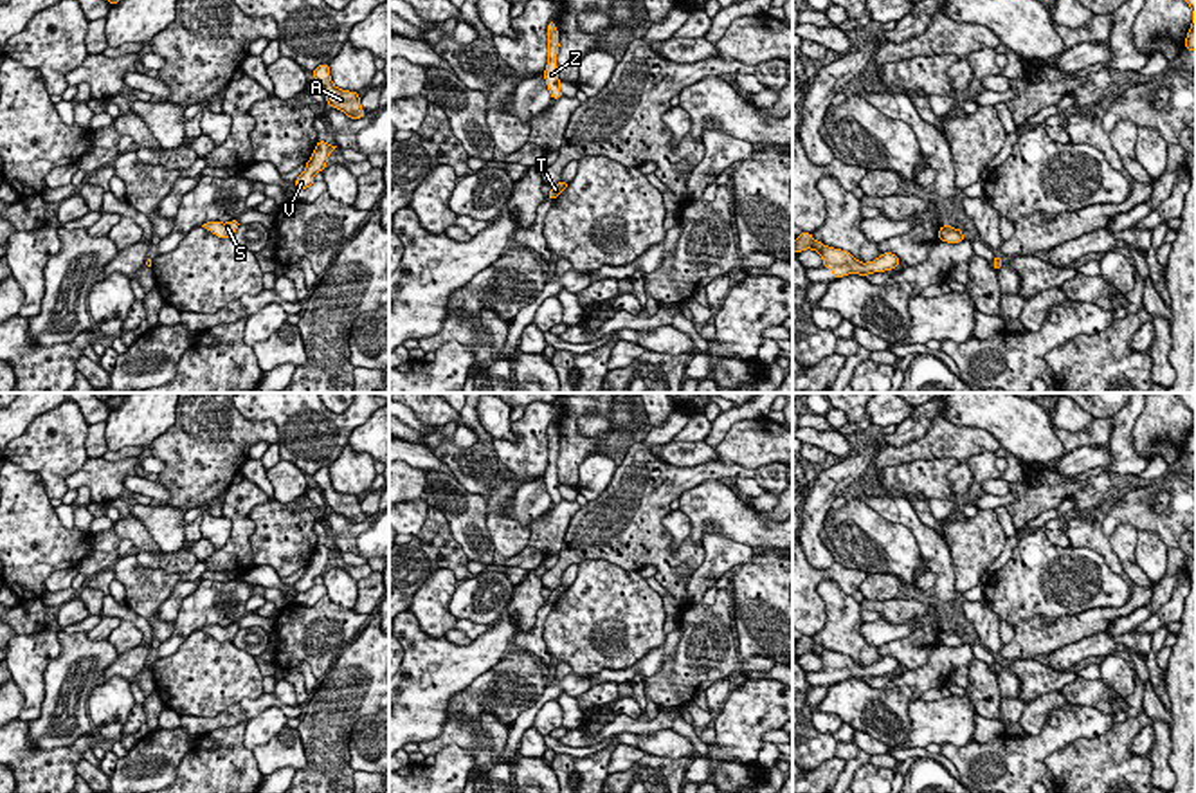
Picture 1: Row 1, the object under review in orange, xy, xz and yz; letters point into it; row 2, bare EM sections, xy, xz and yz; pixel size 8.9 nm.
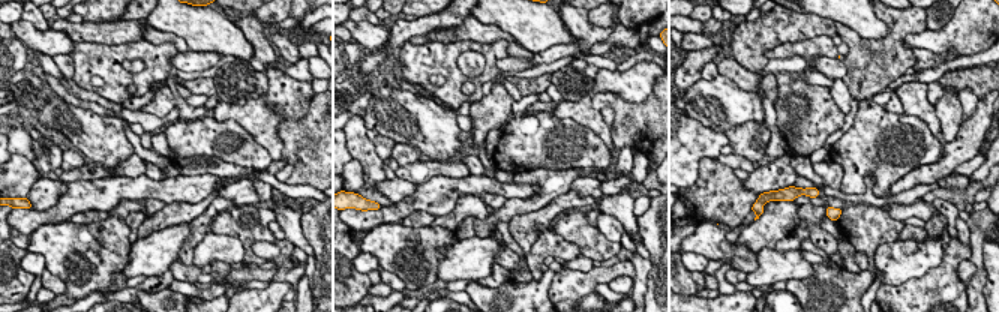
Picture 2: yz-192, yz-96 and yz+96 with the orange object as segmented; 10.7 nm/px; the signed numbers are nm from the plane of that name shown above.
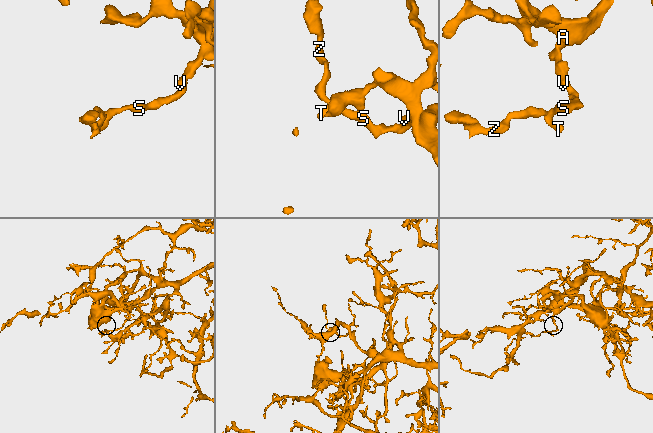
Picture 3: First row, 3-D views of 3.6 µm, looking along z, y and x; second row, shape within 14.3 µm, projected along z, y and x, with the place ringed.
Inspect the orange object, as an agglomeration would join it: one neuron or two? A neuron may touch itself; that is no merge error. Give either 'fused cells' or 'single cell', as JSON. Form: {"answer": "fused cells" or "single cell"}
{"answer": "single cell"}

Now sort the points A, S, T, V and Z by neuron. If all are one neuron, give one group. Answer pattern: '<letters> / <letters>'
A S T V Z

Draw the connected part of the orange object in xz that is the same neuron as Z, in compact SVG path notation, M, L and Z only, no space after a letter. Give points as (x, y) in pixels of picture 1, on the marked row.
M549 20L548 23L548 67L544 70L544 79L548 85L548 90L551 94L553 99L562 97L560 92L560 79L558 79L558 72L557 72L557 54L558 54L558 29L555 27L555 22Z

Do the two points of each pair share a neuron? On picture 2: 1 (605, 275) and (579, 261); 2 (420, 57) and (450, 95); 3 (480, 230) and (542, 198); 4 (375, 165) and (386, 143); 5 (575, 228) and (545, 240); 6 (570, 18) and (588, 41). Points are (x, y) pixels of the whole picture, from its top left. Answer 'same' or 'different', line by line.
1: different
2: same
3: same
4: different
5: different
6: same

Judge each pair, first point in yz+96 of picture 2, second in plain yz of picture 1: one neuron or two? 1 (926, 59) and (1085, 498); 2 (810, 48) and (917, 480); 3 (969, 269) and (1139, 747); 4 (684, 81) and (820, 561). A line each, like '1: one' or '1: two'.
1: one
2: one
3: one
4: one

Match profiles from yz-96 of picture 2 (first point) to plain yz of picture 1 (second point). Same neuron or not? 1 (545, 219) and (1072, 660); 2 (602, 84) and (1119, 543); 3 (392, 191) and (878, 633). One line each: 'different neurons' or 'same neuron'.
1: same neuron
2: different neurons
3: same neuron

